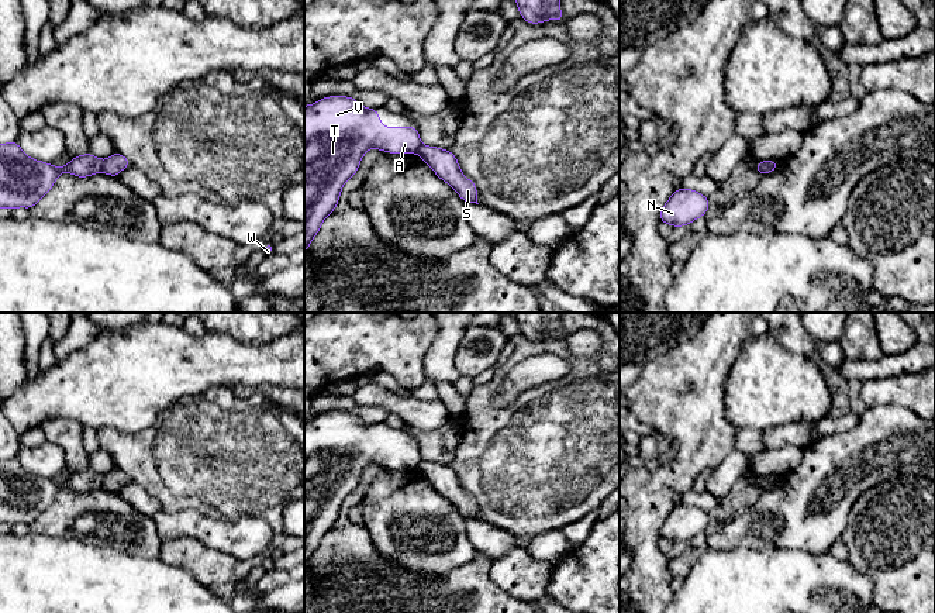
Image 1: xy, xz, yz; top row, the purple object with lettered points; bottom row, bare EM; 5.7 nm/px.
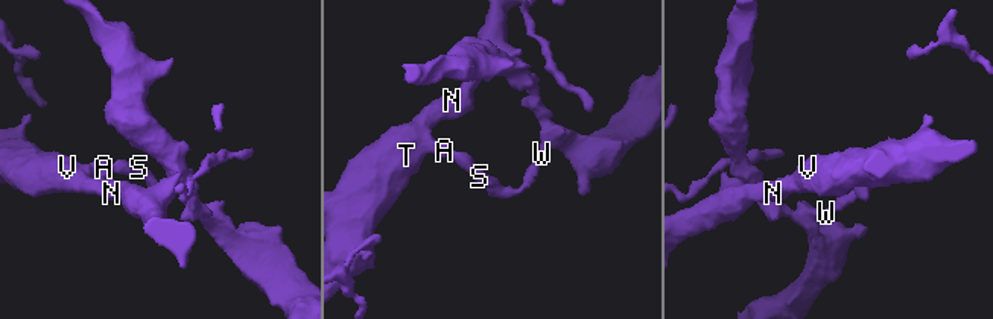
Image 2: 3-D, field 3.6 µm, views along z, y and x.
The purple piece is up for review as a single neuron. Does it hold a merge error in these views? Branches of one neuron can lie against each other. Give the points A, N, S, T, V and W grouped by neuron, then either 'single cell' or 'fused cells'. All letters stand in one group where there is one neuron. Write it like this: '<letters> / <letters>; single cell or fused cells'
A N T V / S W; fused cells

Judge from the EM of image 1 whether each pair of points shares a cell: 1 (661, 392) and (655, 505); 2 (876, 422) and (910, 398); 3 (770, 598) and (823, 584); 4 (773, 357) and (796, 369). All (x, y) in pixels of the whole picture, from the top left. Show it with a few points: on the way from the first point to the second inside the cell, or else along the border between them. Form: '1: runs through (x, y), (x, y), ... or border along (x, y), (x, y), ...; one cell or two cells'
1: runs through (686, 420), (686, 467), (676, 477); one cell
2: border along (868, 407), (903, 406), (920, 417); two cells
3: runs through (783, 598), (804, 598), (810, 592); one cell
4: runs through (779, 362), (786, 369), (790, 369); one cell

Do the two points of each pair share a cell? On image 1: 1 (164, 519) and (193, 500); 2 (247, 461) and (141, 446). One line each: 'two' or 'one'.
1: two
2: one

